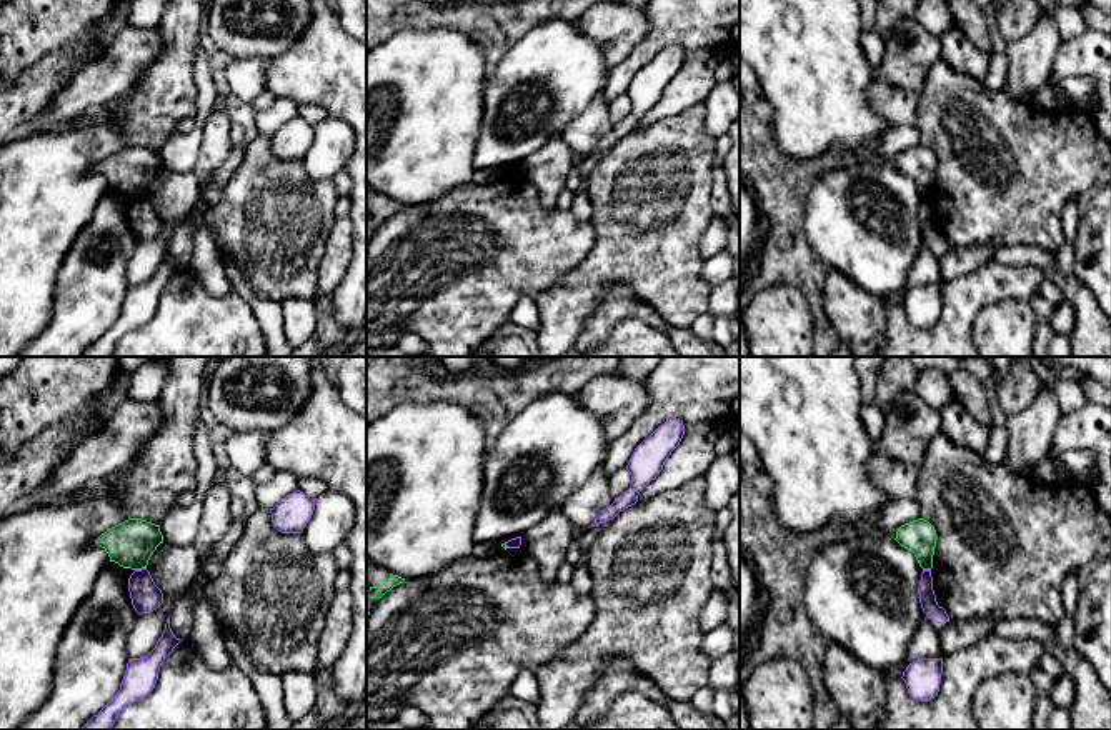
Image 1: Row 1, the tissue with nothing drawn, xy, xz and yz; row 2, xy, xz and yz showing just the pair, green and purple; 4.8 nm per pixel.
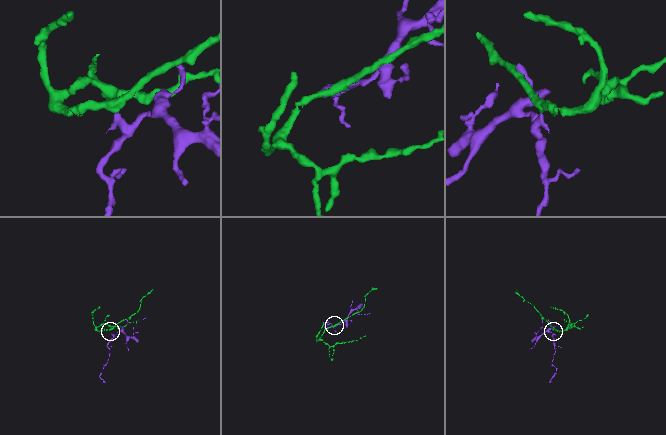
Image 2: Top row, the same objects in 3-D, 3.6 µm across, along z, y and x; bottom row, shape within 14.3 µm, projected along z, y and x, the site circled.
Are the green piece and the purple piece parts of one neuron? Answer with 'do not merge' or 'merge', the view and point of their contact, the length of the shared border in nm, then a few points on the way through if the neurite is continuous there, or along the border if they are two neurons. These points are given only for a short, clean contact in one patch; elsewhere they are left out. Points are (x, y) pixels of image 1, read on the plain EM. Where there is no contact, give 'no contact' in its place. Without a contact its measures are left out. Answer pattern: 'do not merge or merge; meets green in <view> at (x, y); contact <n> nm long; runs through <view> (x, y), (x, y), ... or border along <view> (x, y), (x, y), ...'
do not merge; meets green in xy at (140, 195); contact 60 nm long; border along xy (145, 194), (135, 197)

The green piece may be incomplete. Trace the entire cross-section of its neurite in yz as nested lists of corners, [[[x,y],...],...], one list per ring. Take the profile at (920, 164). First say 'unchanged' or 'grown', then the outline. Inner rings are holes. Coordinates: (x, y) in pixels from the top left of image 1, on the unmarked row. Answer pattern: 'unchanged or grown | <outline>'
unchanged | [[[918,145],[898,155],[896,165],[901,173],[911,177],[923,197],[933,195],[933,182],[936,173],[936,157],[924,147]]]

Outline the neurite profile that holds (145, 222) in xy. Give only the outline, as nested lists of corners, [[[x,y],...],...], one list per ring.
[[[147,195],[135,197],[128,205],[132,232],[138,242],[157,237],[163,230],[163,220],[155,212]]]

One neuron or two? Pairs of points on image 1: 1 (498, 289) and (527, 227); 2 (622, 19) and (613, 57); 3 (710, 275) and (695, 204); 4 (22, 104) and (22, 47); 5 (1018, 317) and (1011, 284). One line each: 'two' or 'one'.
1: one
2: one
3: two
4: two
5: two

